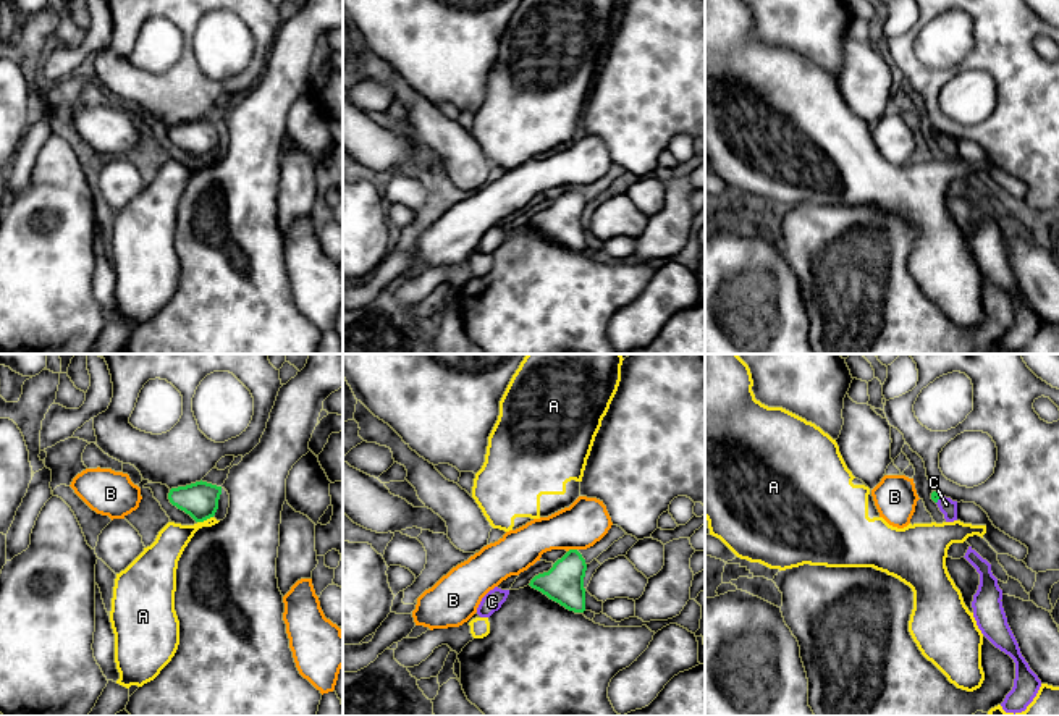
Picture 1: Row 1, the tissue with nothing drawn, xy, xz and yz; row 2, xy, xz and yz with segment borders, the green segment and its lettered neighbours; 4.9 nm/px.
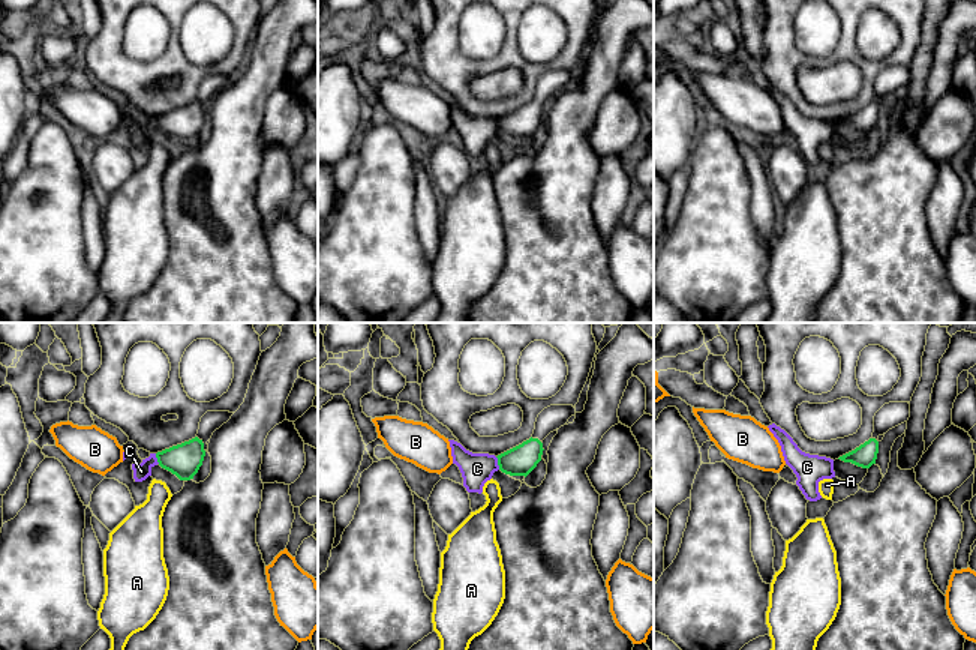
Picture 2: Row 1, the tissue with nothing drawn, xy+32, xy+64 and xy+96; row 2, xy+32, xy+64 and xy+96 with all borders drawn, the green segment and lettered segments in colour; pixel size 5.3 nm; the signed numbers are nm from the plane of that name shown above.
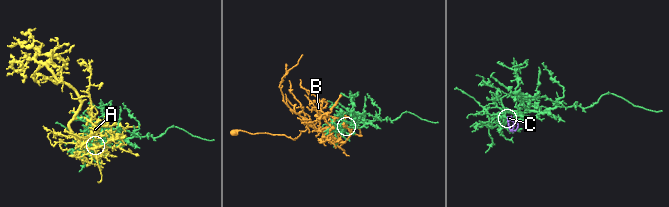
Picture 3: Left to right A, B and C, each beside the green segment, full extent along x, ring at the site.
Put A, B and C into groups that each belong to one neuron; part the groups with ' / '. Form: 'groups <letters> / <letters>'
groups A / B / C

